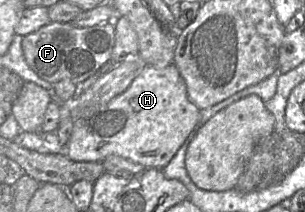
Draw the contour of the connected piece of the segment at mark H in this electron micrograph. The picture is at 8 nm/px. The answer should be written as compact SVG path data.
M174 63L166 67L146 64L129 87L108 103L74 107L72 131L63 154L76 162L102 162L114 154L145 168L163 169L195 128L200 112L189 100Z

